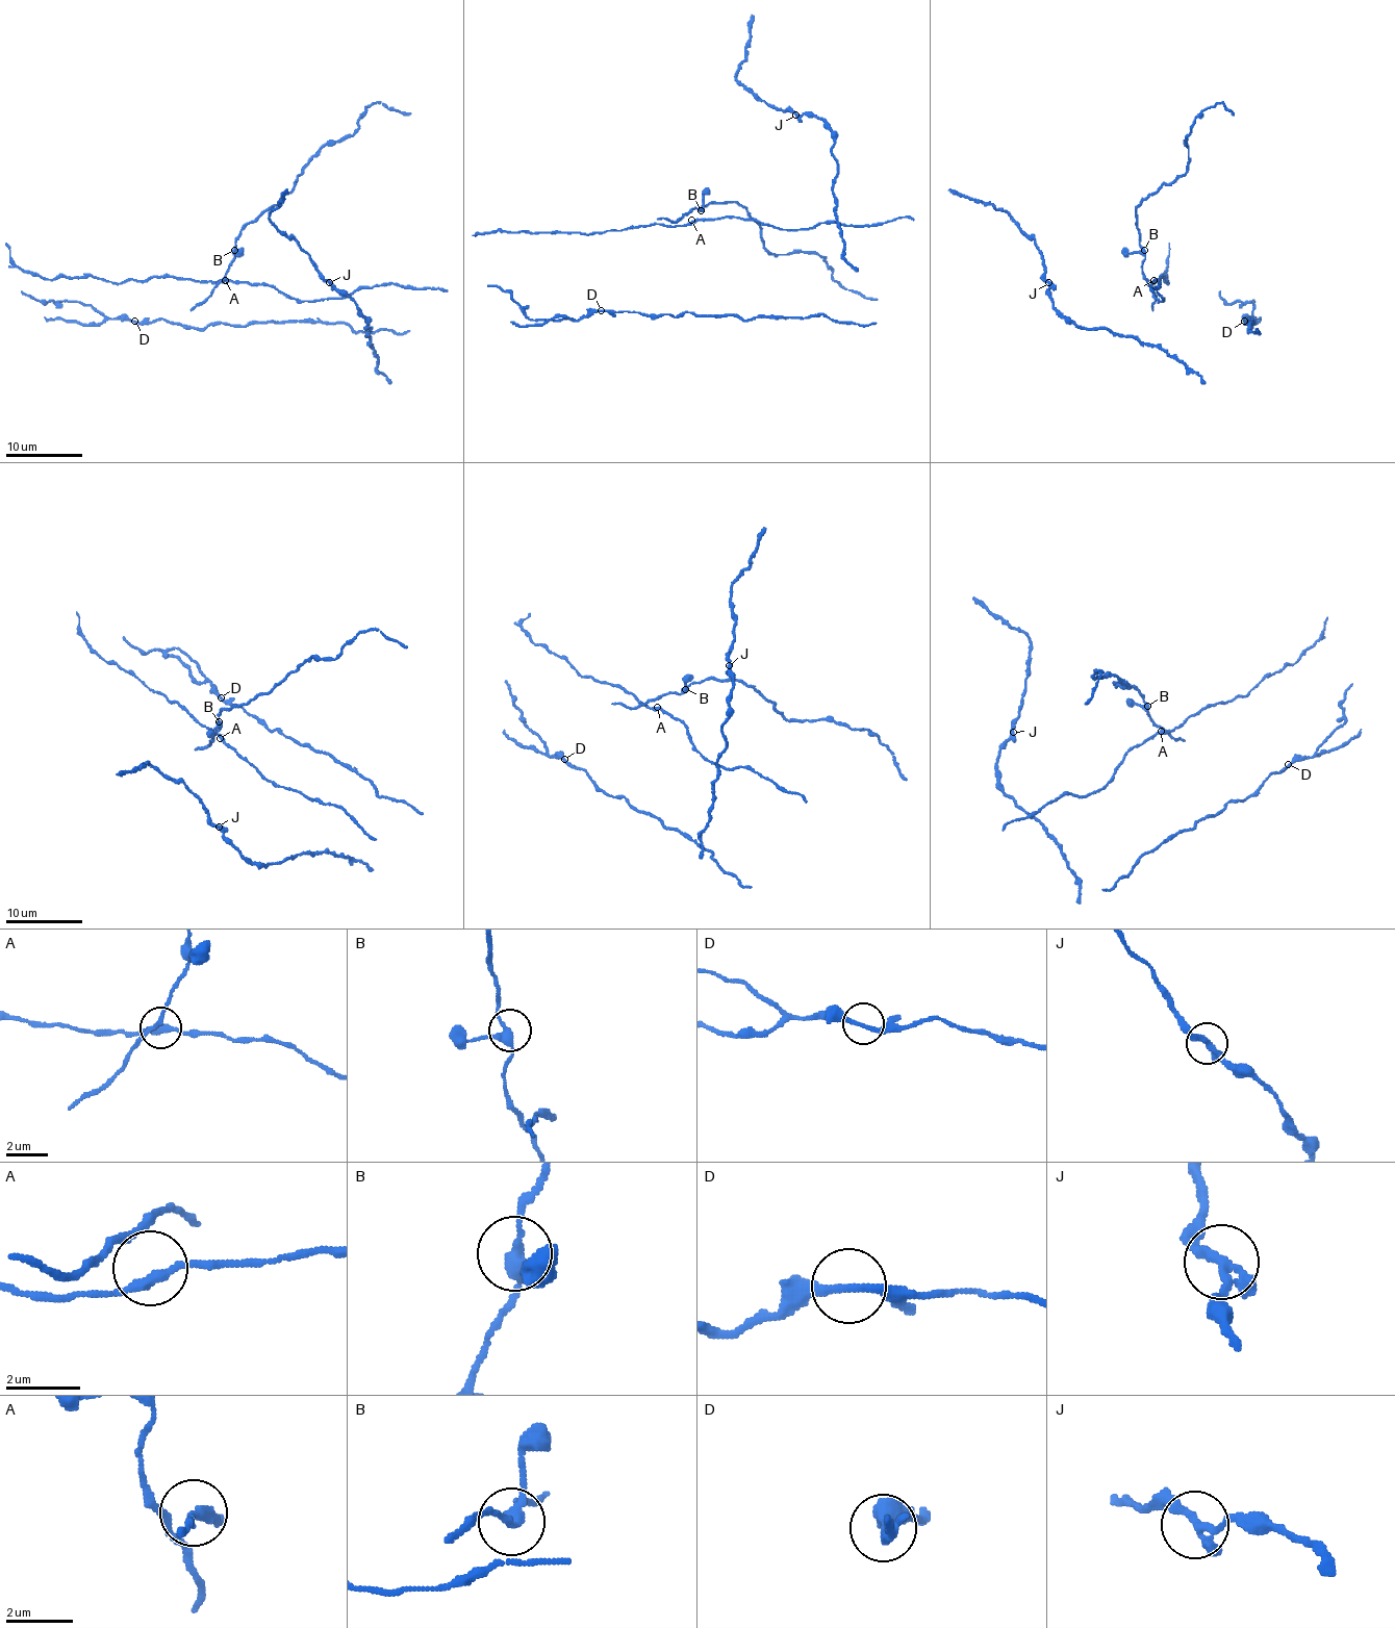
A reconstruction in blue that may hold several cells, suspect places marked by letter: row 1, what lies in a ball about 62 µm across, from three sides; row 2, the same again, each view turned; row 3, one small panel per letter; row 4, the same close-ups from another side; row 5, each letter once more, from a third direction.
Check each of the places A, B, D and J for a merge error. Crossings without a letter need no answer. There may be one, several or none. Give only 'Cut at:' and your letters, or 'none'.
Cut at: none

